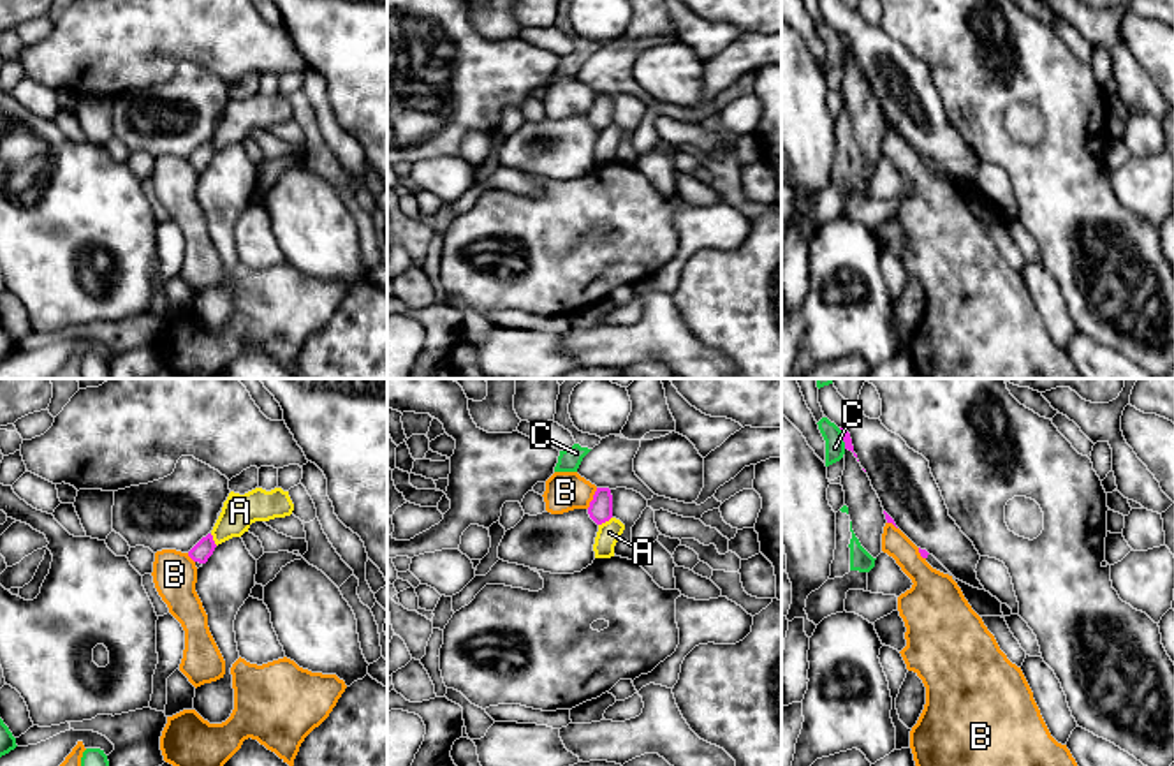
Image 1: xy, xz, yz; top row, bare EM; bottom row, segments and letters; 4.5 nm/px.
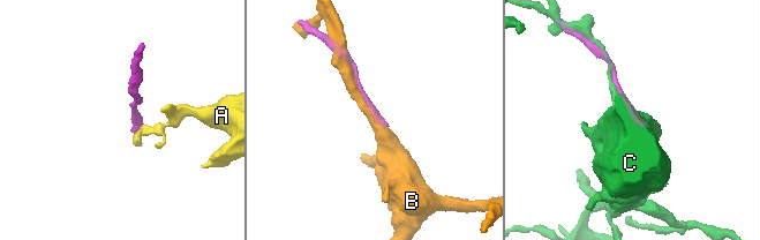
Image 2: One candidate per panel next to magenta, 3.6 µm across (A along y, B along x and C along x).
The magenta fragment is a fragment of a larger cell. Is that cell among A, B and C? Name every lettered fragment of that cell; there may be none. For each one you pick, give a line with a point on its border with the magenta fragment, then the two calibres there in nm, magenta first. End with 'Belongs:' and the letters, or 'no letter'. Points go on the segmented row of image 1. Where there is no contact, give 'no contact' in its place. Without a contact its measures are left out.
Belongs: no letter

